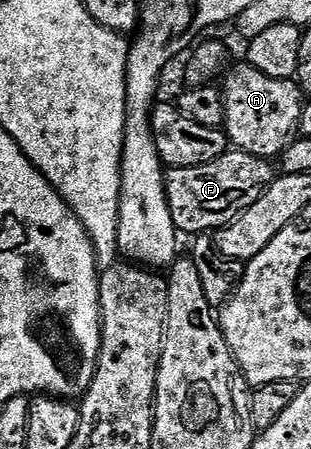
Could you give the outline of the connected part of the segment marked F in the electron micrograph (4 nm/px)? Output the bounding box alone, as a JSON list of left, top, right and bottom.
[165,150,275,234]

